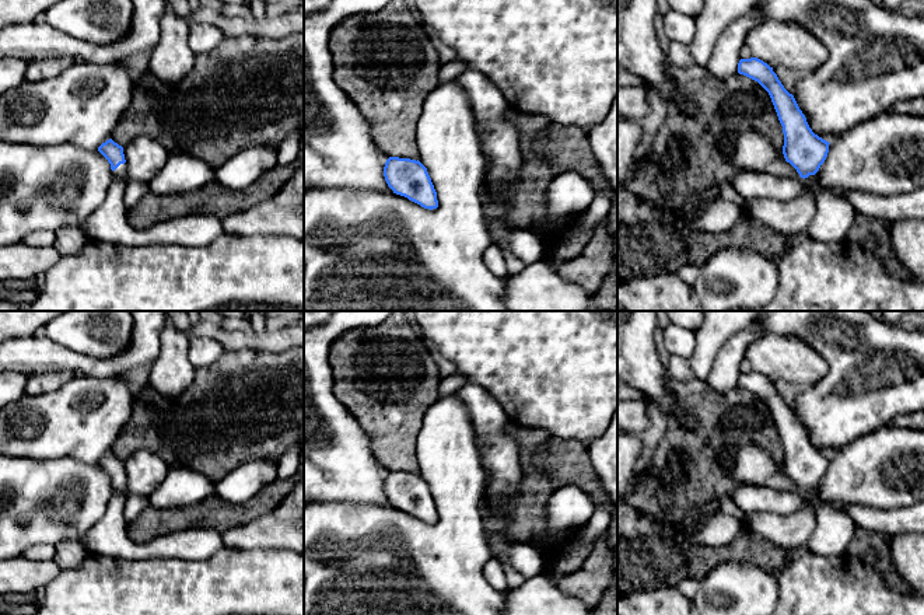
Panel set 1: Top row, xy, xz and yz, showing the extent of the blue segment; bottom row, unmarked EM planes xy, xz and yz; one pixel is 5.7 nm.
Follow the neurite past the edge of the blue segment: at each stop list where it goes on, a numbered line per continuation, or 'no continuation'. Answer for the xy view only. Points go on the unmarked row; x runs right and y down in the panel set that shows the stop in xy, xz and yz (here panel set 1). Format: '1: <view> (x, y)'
1: xy (119, 486)

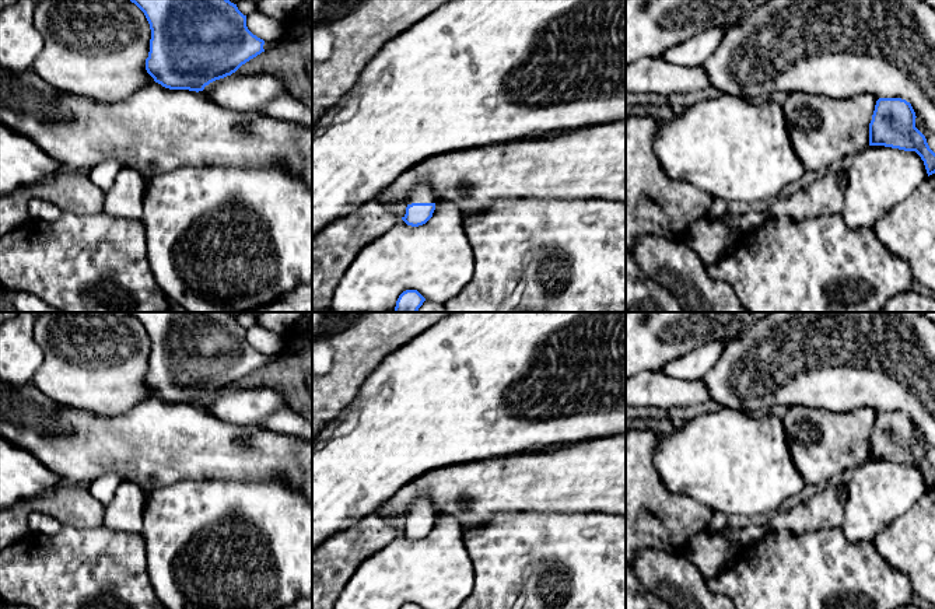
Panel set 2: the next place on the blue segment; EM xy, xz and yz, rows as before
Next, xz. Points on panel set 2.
1: xz (422, 507)

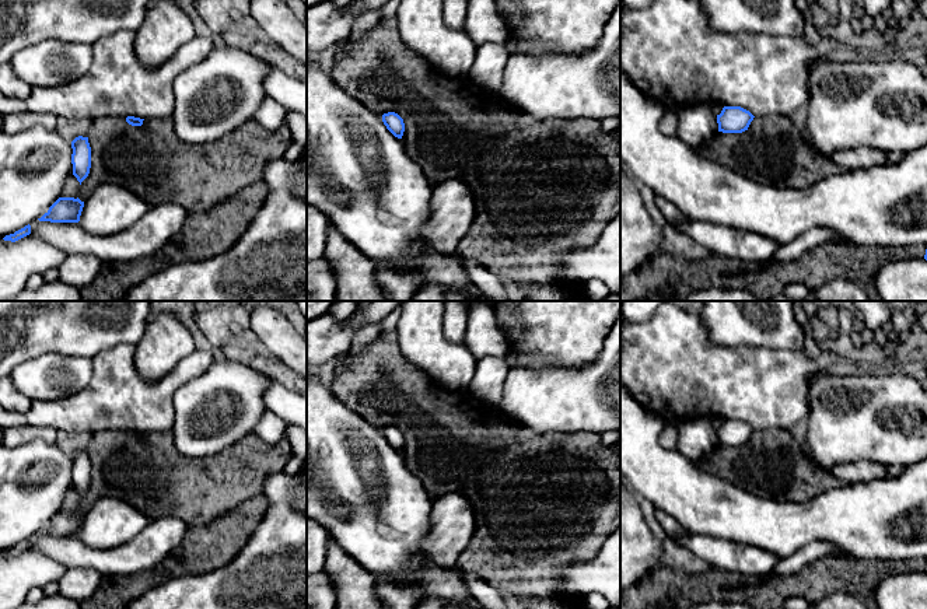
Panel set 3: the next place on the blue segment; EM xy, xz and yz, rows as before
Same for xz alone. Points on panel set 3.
no continuation

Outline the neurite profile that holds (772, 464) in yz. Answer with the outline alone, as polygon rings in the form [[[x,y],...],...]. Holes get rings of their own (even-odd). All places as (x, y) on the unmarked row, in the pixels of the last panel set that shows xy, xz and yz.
[[[755,430],[742,447],[717,445],[696,465],[749,493],[804,504],[833,489],[835,477],[815,466],[790,430]]]

